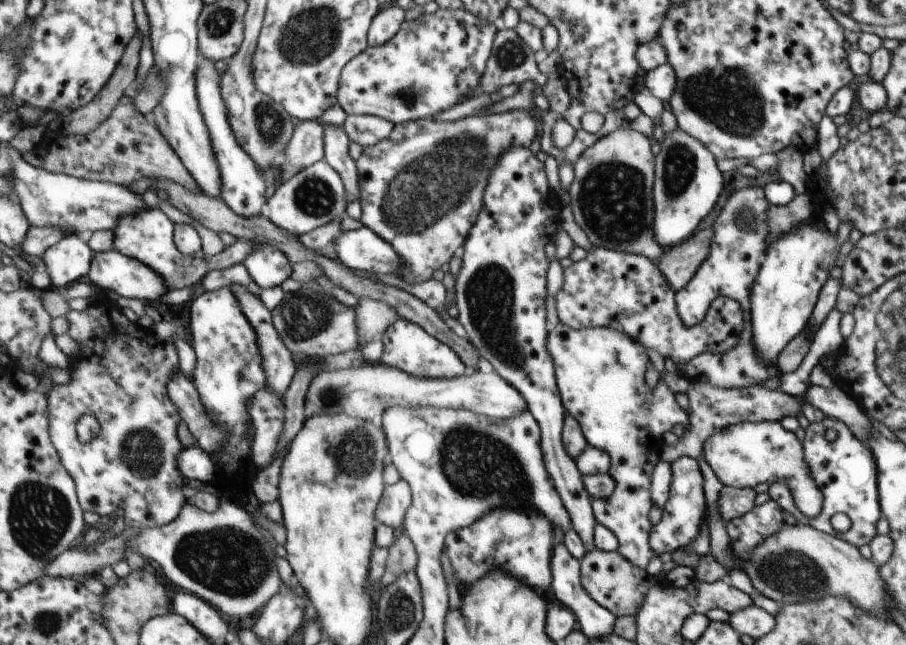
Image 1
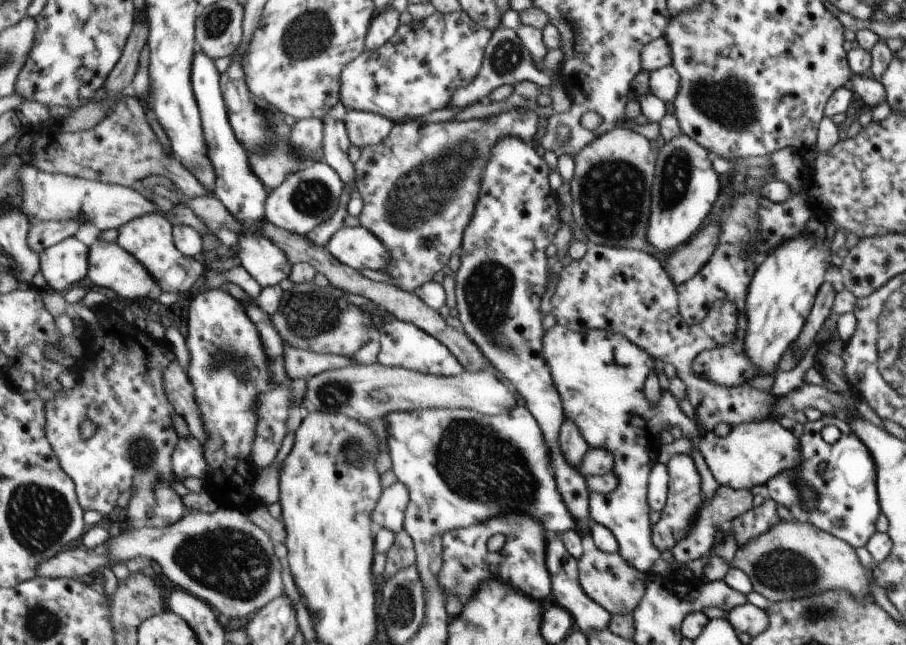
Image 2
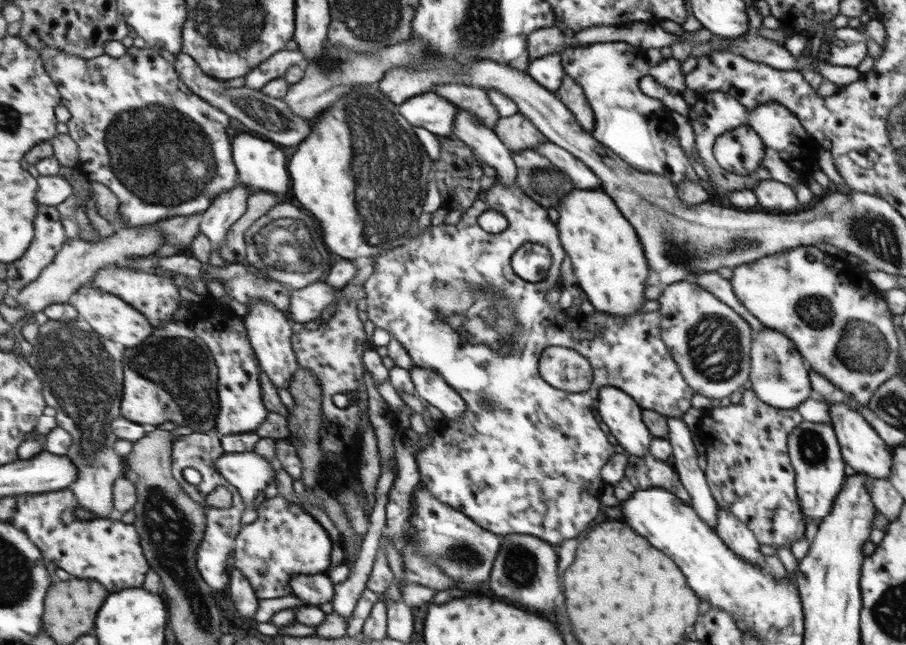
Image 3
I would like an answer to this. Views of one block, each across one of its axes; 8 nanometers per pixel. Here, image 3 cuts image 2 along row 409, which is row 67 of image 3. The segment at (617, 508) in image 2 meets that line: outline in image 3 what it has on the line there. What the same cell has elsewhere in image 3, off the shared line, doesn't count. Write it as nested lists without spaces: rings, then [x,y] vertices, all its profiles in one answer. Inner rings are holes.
[[[604,41],[588,45],[568,46],[562,51],[562,62],[565,63],[566,74],[570,78],[574,78],[574,82],[578,86],[582,86],[588,104],[592,107],[595,126],[591,134],[594,139],[601,142],[602,145],[610,147],[621,159],[624,159],[624,161],[630,163],[630,166],[639,171],[664,175],[674,184],[685,180],[704,184],[694,174],[691,162],[688,162],[688,157],[684,156],[684,152],[678,144],[674,122],[664,122],[668,118],[666,116],[668,110],[664,110],[664,104],[659,99],[642,93],[640,86],[638,86],[642,76],[652,76],[658,84],[665,86],[670,94],[675,95],[684,91],[686,88],[685,76],[682,69],[680,69],[681,62],[678,59],[669,57],[663,59],[658,66],[650,66],[647,51],[642,47],[635,47],[626,42]]]

